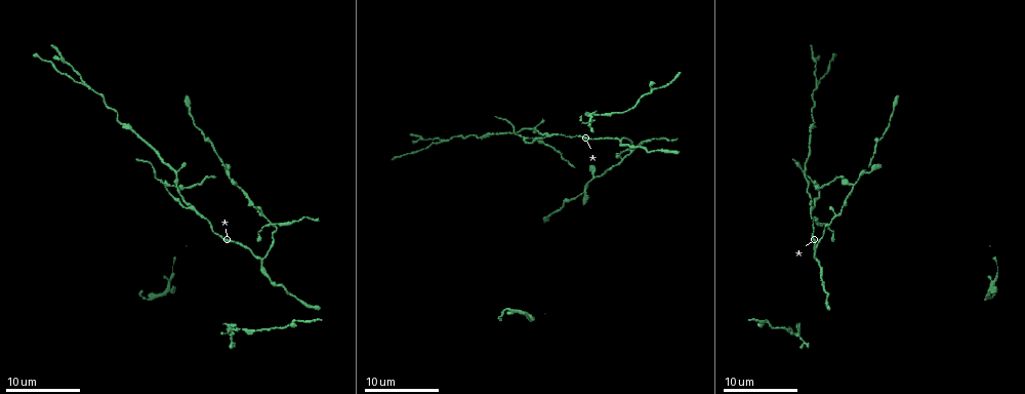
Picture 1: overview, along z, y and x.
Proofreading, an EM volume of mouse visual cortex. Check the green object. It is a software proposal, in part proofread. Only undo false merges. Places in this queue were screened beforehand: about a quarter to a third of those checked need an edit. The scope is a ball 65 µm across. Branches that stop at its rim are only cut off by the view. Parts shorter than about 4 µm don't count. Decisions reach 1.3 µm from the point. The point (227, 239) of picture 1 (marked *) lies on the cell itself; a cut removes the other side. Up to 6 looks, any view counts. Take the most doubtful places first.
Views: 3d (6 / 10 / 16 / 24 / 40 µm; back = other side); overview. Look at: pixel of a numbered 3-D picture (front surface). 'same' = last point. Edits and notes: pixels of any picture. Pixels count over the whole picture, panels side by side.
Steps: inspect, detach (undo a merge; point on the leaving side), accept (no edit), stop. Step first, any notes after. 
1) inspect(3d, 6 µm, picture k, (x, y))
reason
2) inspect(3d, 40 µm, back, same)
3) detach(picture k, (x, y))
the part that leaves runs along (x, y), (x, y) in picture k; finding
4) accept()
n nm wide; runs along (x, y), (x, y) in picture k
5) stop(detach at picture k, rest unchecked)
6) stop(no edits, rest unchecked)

inspect(3d, 6 µm, picture 1, (275, 222))
looks like a crossing

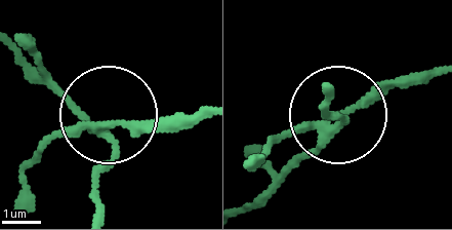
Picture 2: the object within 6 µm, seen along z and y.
inspect(3d, 6 µm, back, picture 2, (109, 124))

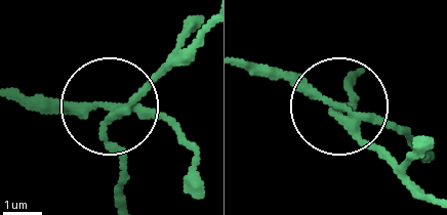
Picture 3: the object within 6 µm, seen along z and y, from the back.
detach(picture 3, (76, 114))
side arm 6 µm; 4 arms; two cells meet here

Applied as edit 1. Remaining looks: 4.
inspect(3d, 16 µm, picture 1, (184, 203))
three-way junction

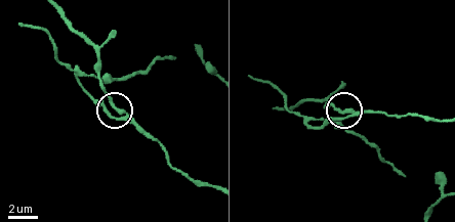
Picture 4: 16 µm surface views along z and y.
detach(picture 4, (107, 115))
the part that leaves runs along (126, 119), (113, 116), (81, 76), (127, 79), (174, 57) in picture 4; a second cell is stuck on

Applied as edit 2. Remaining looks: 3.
inspect(3d, 10 µm, picture 1, (816, 260))
three arms meet

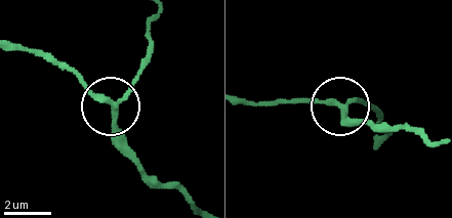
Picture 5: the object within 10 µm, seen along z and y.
accept()
all the same cell

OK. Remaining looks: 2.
stop(detach at picture 3, detach at picture 4, rest unchecked)

